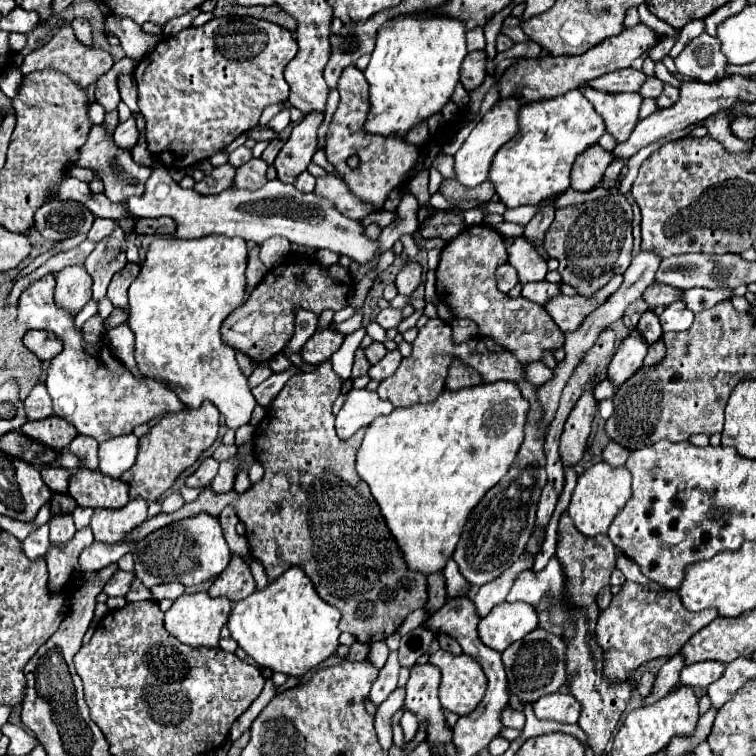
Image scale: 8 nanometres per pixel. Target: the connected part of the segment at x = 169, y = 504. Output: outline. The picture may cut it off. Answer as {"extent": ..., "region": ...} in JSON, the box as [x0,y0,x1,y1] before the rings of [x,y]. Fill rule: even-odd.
{"extent":[162,490,184,512],"region":[[[176,490],[176,492],[172,492],[170,496],[164,498],[164,502],[162,502],[162,512],[176,512],[176,510],[182,508],[182,506],[184,506],[184,498],[182,498],[182,494]]]}

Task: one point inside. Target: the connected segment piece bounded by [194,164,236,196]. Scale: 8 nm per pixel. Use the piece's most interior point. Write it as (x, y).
(223, 177)

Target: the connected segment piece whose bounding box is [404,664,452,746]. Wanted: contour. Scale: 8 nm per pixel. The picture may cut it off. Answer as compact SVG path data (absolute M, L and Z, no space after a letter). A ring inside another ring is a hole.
M432 664L412 666L406 684L404 708L410 710L420 724L426 726L426 740L434 746L452 742L452 728L446 724L442 704L438 700L440 670Z

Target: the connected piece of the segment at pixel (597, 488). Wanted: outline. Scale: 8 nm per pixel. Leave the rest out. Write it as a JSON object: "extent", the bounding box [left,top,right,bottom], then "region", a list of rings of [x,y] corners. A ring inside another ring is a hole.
{"extent":[568,462,632,536],"region":[[[598,462],[578,476],[578,484],[572,494],[568,514],[574,520],[574,526],[584,536],[606,534],[614,516],[624,508],[624,504],[630,500],[630,496],[632,496],[630,472],[626,470],[626,466],[614,468],[614,466],[608,466],[608,462]]]}

